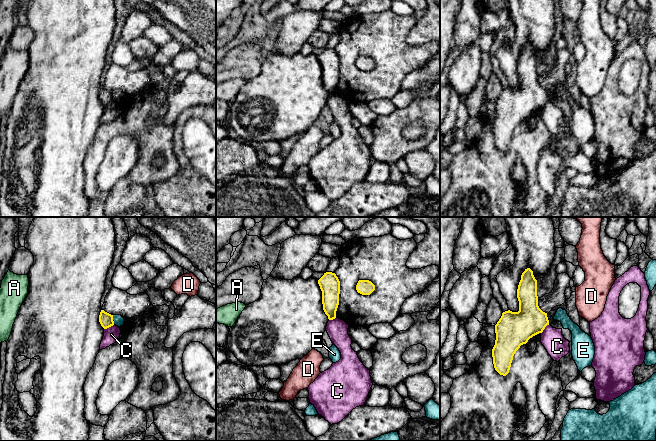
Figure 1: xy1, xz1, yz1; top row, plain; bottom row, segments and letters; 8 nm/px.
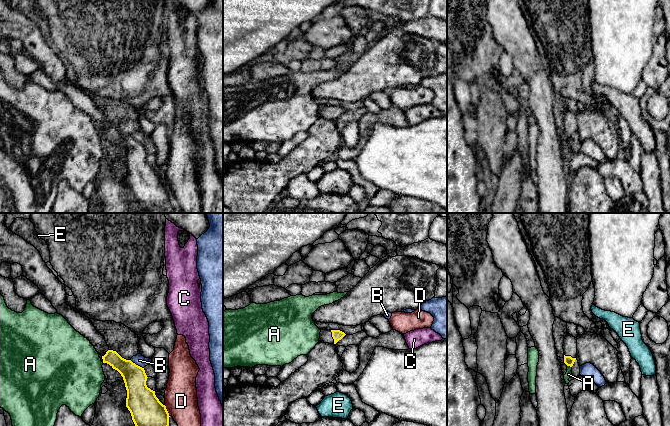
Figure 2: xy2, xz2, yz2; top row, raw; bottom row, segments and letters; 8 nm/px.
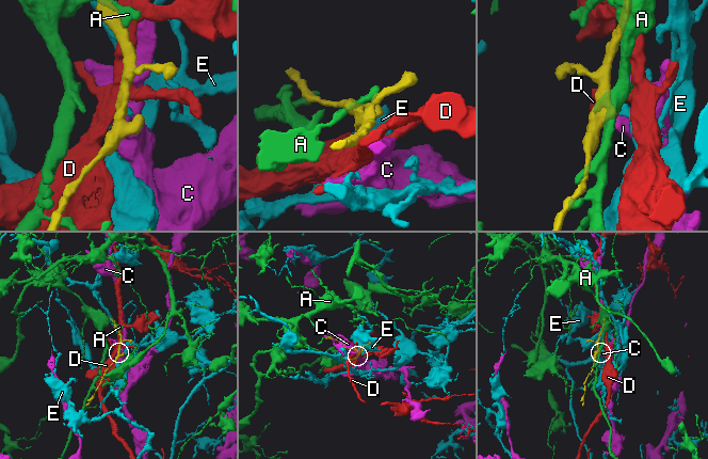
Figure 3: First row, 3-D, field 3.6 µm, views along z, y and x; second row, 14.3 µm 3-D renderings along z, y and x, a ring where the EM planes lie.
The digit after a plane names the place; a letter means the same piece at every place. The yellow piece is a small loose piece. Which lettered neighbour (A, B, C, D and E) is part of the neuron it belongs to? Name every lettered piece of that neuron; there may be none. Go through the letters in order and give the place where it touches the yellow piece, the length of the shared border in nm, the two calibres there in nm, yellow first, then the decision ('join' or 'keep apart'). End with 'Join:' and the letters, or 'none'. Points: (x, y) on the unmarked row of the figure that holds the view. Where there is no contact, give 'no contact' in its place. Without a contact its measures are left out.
A: yz2 (569, 141) | 40 nm | 80/50 nm | keep apart
B: xy2 (137, 141) | 130 nm | 200/90 nm | keep apart
C: yz1 (544, 104) | 100 nm | 280/180 nm | keep apart
D: xy2 (167, 187) | 100 nm | 280/260 nm | keep apart
E: xy1 (112, 96) | 80 nm | 110/80 nm | keep apart
Join: none

